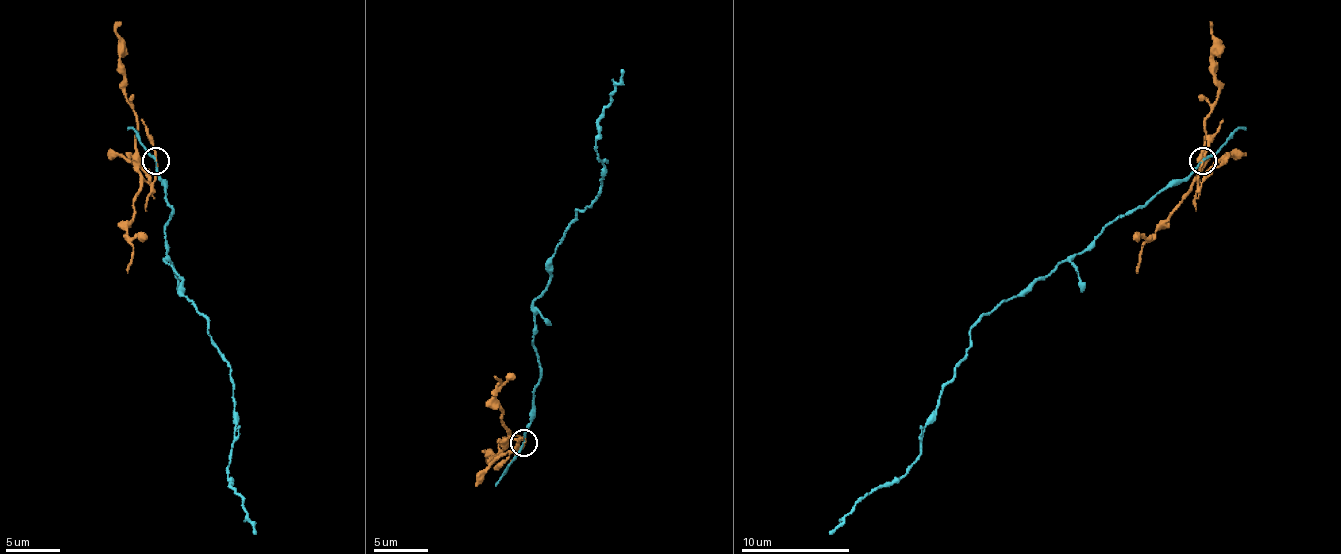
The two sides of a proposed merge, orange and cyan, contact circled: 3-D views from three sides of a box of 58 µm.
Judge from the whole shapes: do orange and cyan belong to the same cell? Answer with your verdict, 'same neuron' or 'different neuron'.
different neuron

